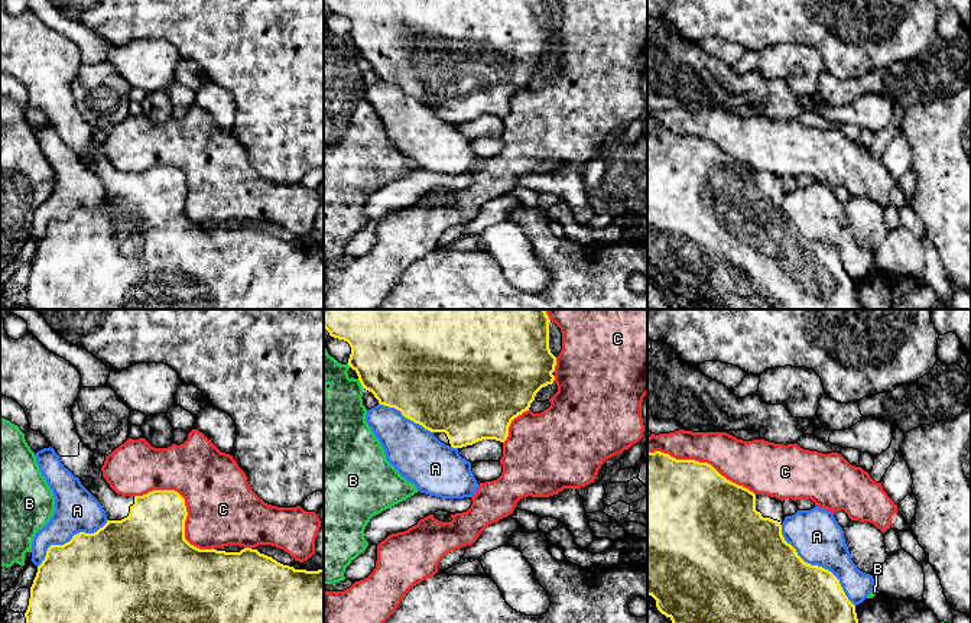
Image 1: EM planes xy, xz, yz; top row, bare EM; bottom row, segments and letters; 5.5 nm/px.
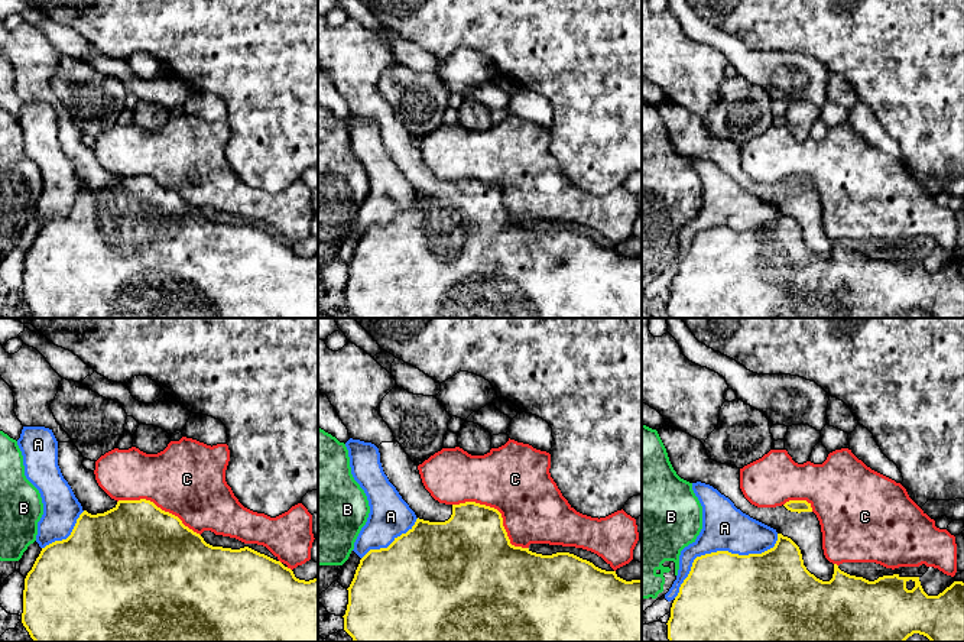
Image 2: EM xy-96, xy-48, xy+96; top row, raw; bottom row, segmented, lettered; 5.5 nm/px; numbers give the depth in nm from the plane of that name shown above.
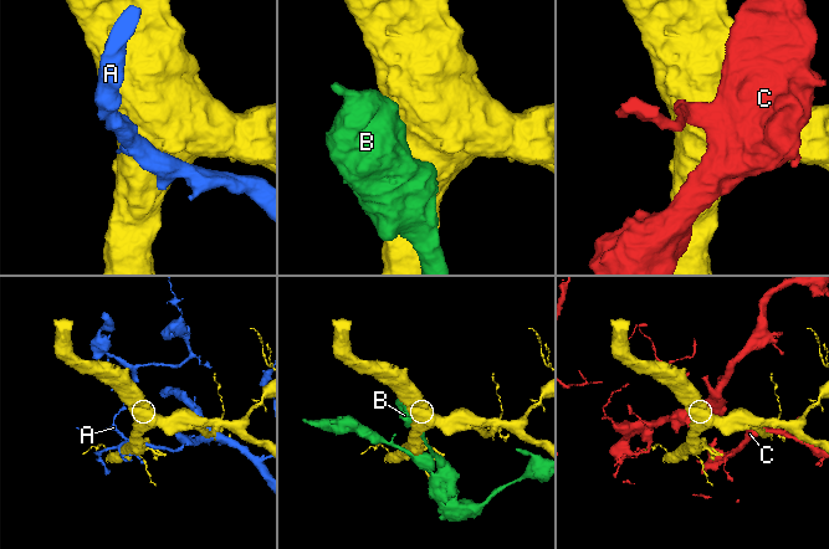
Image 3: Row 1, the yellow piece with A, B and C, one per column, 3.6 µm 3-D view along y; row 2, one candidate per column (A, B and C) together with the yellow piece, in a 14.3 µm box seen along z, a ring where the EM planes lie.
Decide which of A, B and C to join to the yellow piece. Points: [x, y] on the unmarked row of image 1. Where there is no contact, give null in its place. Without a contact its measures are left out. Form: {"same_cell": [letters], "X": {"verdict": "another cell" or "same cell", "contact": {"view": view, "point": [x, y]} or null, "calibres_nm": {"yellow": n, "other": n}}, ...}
{"same_cell": [], "A": {"verdict": "another cell", "contact": {"view": "yz", "point": [817, 242]}, "calibres_nm": {"yellow": 500, "other": 280}}, "B": {"verdict": "another cell", "contact": {"view": "xz", "point": [361, 61]}, "calibres_nm": {"yellow": 460, "other": 320}}, "C": {"verdict": "another cell", "contact": {"view": "xy", "point": [185, 184]}, "calibres_nm": {"yellow": 360, "other": 400}}}

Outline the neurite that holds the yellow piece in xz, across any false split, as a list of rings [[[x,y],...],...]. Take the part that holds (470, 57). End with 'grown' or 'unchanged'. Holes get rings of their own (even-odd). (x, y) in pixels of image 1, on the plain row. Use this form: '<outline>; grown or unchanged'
[[[324,0],[331,13],[344,16],[351,23],[348,42],[357,49],[363,65],[371,68],[380,81],[394,84],[415,100],[431,107],[441,119],[452,124],[472,121],[483,116],[504,119],[514,94],[529,87],[536,69],[552,61],[556,33],[549,25],[549,0]]]; grown

